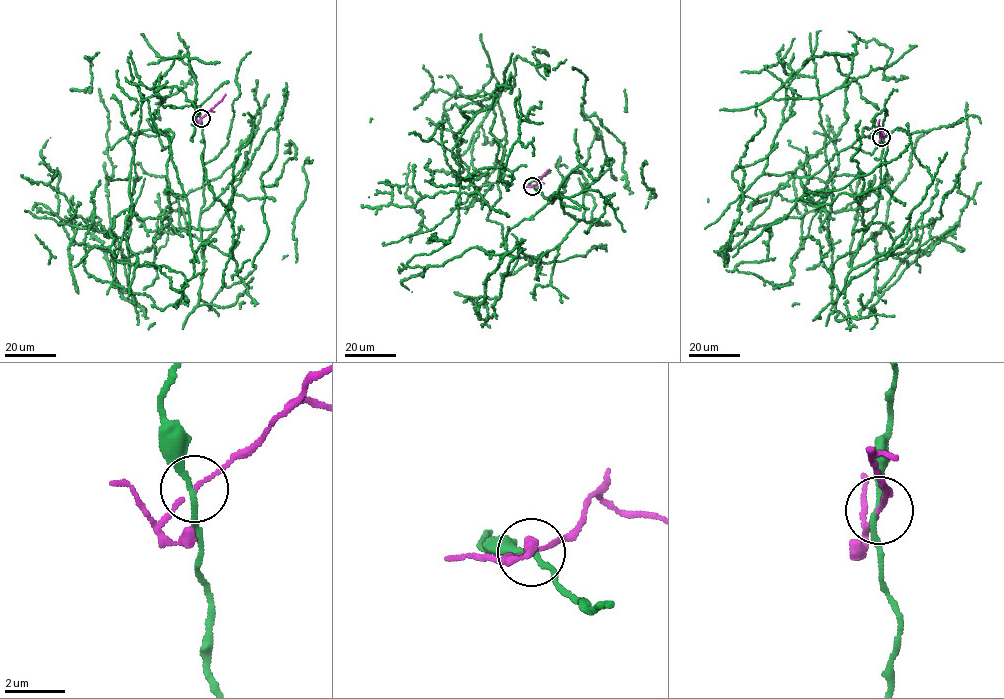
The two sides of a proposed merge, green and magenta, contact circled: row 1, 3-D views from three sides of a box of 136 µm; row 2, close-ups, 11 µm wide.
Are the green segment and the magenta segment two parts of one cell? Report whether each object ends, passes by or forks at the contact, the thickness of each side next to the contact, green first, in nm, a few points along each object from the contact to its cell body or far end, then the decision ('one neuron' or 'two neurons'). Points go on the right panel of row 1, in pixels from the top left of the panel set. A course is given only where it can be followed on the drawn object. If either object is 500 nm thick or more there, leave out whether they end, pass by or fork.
green passes by; magenta passes by; 170 nm thick on the green side, 110 nm on the other; green runs (881, 137), (880, 296), (814, 76), (786, 283), (764, 228); magenta runs (881, 137), (879, 119); two neurons

